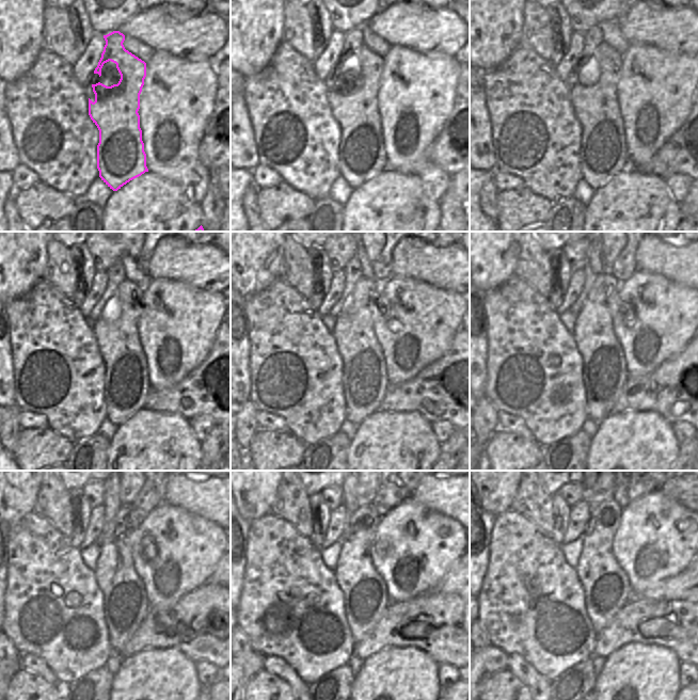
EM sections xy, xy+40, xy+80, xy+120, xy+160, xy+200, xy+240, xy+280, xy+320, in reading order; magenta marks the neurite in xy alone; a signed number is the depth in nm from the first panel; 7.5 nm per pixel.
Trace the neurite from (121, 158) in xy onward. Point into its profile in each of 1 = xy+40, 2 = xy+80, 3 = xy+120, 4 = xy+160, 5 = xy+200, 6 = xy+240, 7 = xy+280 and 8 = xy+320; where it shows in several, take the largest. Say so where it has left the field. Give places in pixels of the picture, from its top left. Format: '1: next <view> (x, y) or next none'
1: next xy+40 (362, 155)
2: next xy+80 (603, 152)
3: next xy+120 (126, 385)
4: next xy+160 (365, 380)
5: next xy+200 (605, 374)
6: next xy+240 (125, 602)
7: next xy+280 (365, 592)
8: next xy+320 (606, 589)

